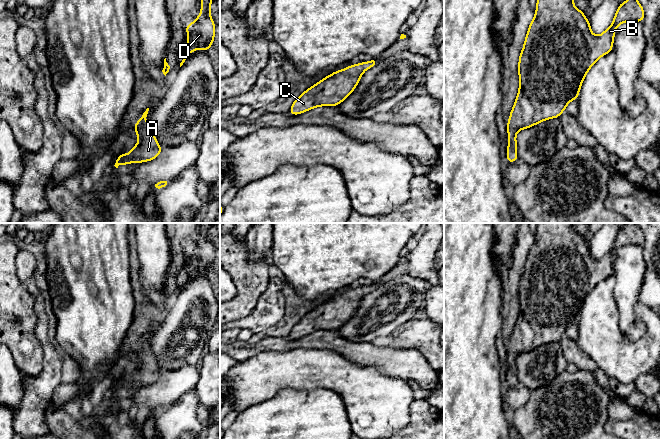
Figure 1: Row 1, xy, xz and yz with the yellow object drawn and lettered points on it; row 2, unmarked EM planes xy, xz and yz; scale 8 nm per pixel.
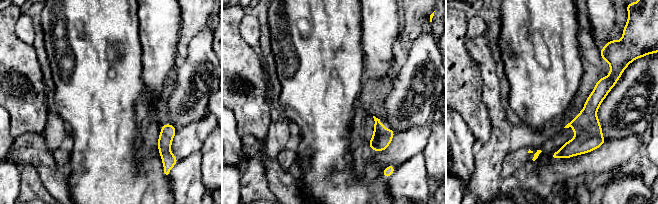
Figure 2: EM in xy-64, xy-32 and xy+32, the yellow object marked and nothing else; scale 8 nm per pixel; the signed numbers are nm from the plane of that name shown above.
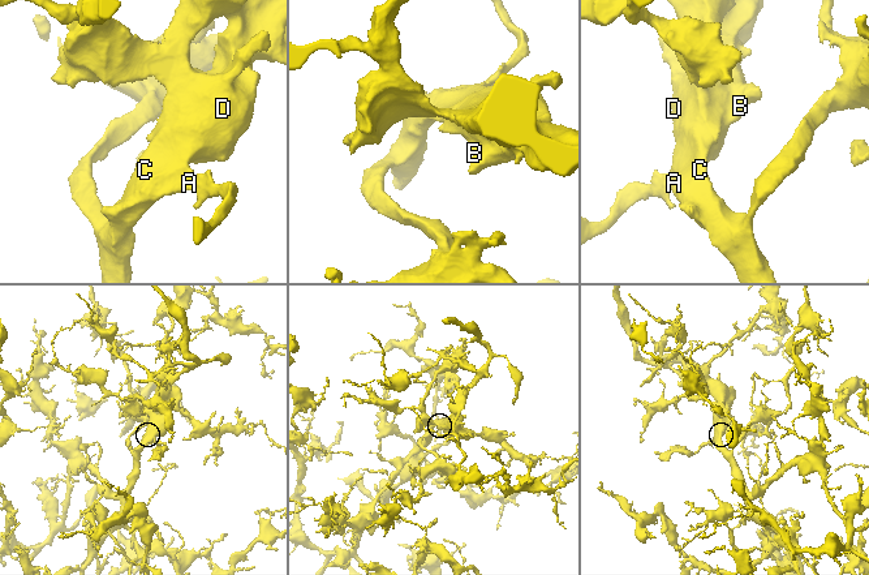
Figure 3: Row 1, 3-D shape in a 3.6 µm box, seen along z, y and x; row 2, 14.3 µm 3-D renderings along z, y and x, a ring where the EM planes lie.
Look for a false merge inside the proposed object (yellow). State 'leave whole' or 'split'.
leave whole

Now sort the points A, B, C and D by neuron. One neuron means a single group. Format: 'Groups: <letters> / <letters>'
Groups: A B C D

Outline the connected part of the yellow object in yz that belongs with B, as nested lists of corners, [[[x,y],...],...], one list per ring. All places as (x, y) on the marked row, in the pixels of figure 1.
[[[537,0],[535,17],[518,60],[520,85],[507,122],[509,143],[506,155],[509,164],[518,159],[516,133],[542,121],[559,118],[567,104],[578,99],[589,69],[601,56],[613,50],[617,26],[627,21],[642,22],[644,18],[642,5],[637,0],[627,0],[620,3],[612,24],[600,36],[594,36],[590,21],[573,5],[573,0]]]

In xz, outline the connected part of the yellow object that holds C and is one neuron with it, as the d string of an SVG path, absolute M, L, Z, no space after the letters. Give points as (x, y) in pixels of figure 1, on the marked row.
M373 58L369 62L350 65L326 76L294 101L289 114L298 115L318 106L338 106L353 92L363 72L377 63L378 59Z

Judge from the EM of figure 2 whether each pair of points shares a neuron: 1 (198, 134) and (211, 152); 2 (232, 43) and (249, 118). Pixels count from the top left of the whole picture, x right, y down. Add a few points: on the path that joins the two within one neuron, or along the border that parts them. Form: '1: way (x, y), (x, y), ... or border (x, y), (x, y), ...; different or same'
1: border (211, 131), (200, 149); different
2: way (234, 62), (257, 86), (250, 99); same

